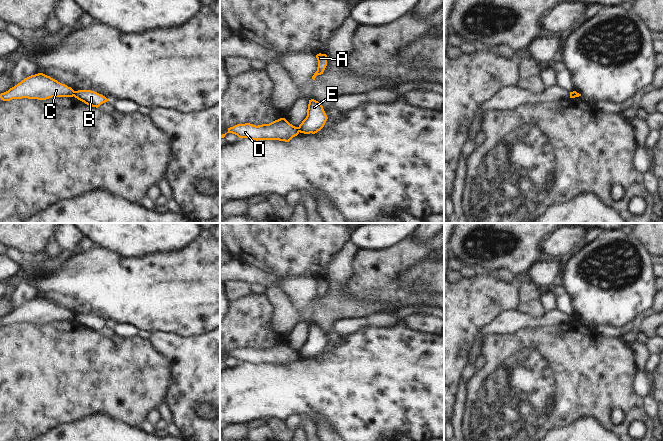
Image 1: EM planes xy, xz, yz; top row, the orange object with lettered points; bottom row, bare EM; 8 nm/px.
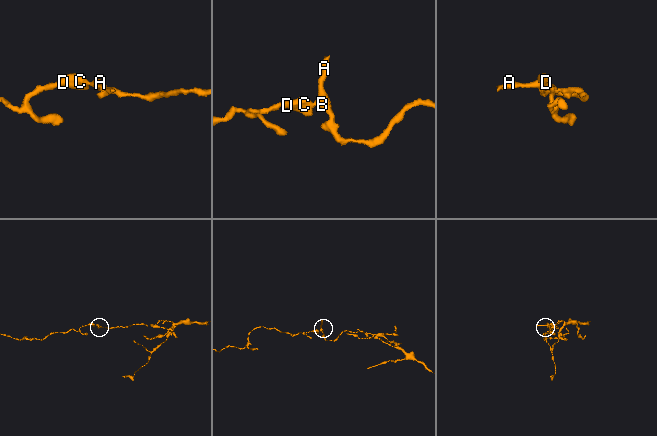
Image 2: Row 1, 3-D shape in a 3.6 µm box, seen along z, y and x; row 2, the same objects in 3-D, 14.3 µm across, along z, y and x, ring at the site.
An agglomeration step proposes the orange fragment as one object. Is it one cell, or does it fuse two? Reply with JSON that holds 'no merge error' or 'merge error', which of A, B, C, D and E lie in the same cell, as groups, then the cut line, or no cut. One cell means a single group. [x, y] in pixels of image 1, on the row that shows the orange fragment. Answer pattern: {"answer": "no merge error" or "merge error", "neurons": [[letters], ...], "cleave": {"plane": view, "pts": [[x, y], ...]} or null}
{"answer": "merge error", "neurons": [["A", "B", "E"], ["C", "D"]], "cleave": {"plane": "xy", "pts": [[75, 91], [73, 95]]}}

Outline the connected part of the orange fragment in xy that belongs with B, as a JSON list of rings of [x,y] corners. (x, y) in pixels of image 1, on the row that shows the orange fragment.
[[[91,90],[75,91],[74,97],[87,105],[96,108],[98,108],[101,104],[109,101],[109,99],[107,99],[105,96]]]

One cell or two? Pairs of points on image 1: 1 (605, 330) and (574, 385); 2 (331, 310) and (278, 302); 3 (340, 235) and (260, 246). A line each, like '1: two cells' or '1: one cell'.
1: two cells
2: one cell
3: one cell

